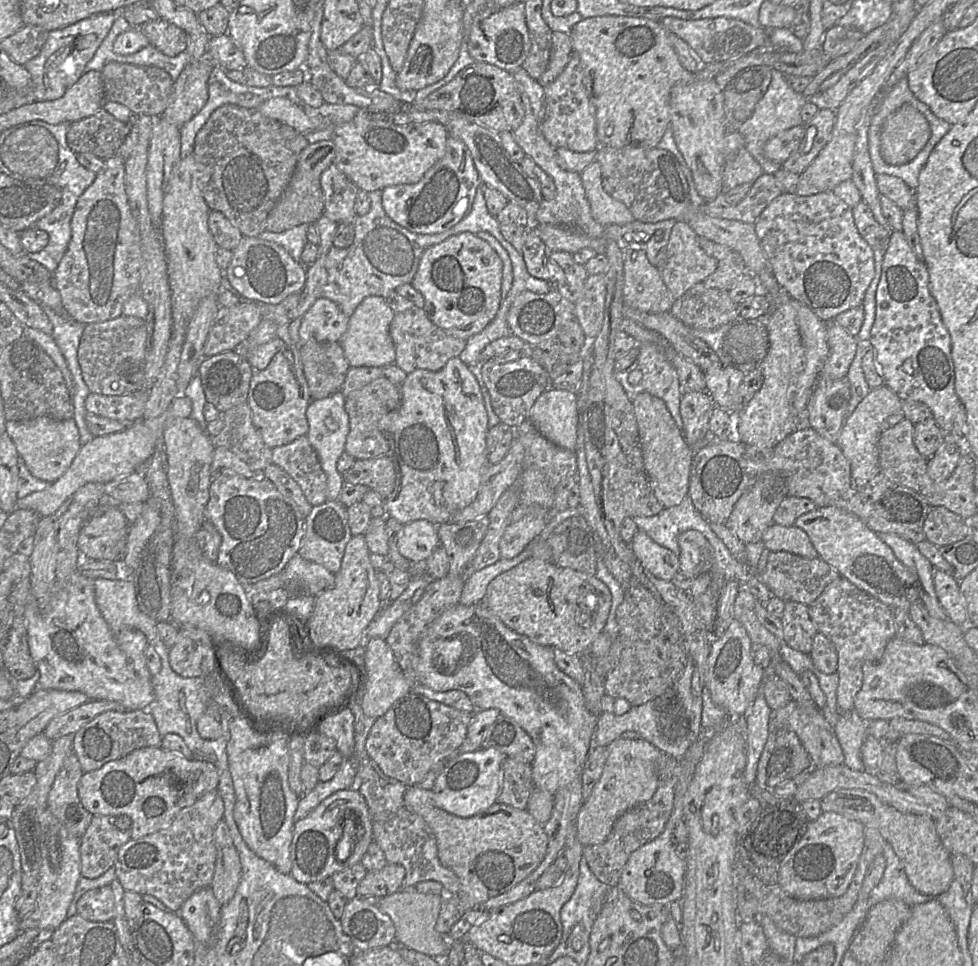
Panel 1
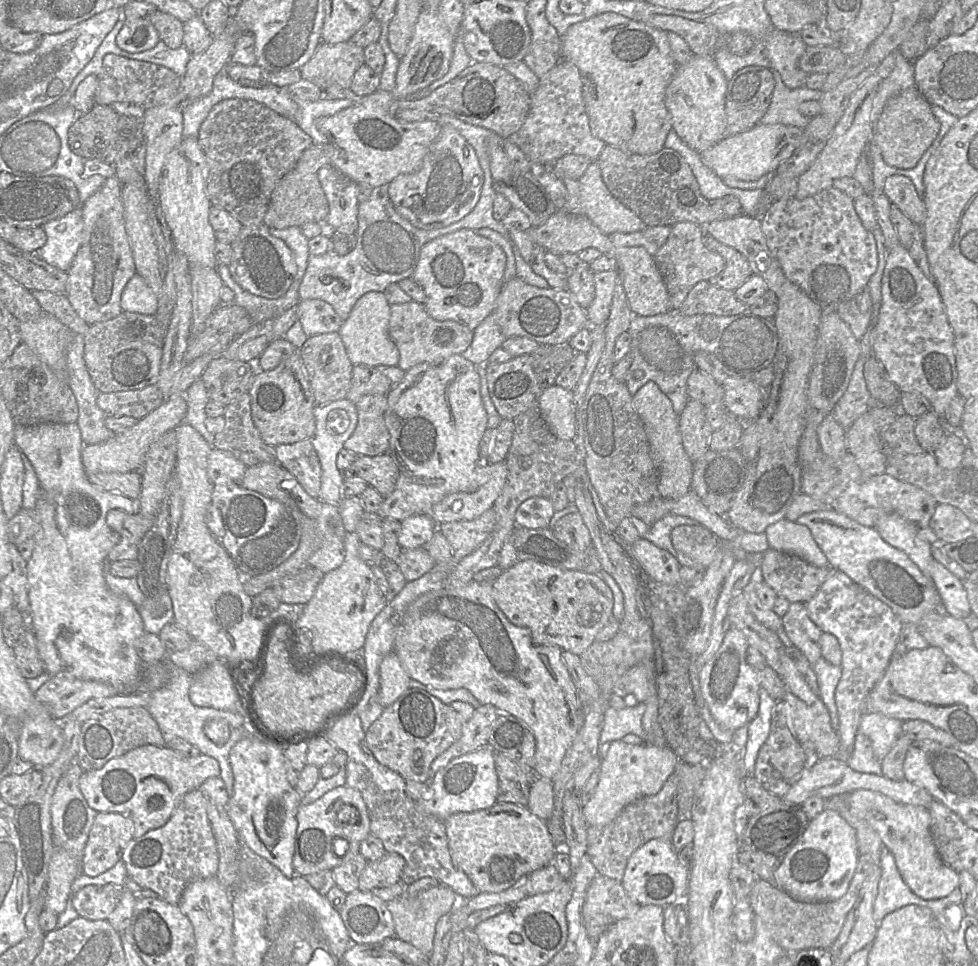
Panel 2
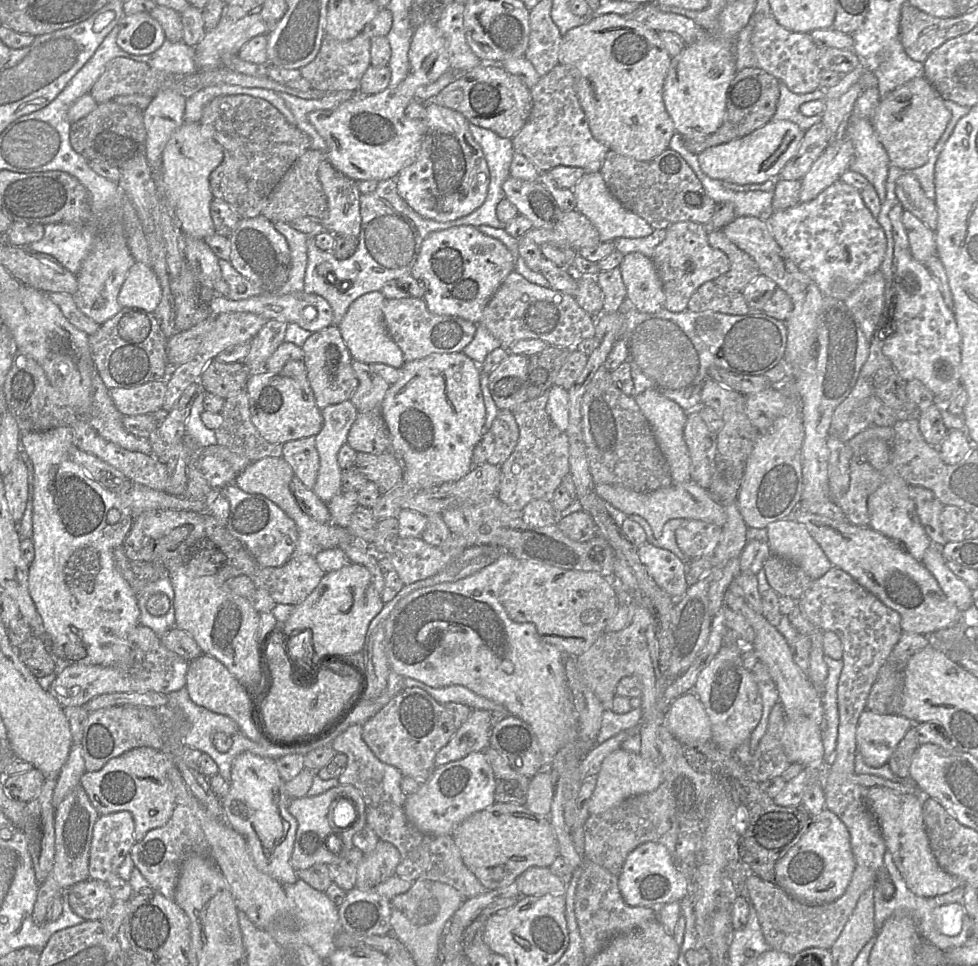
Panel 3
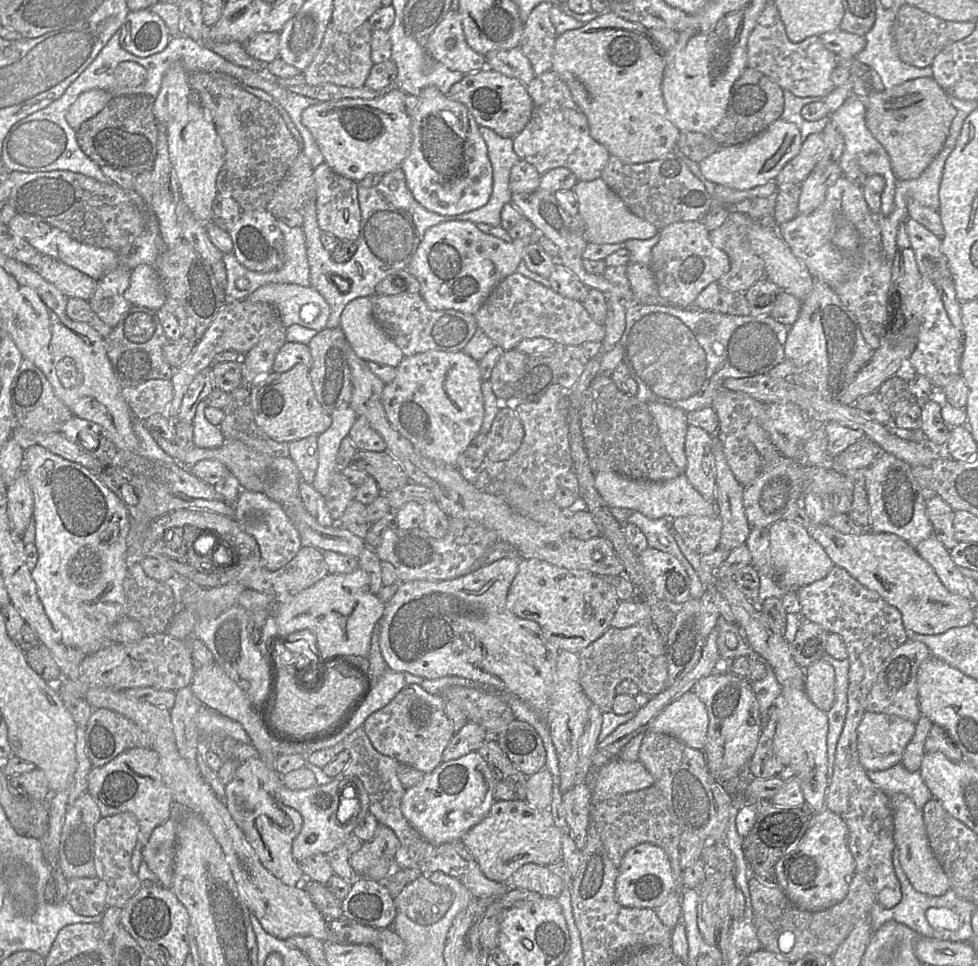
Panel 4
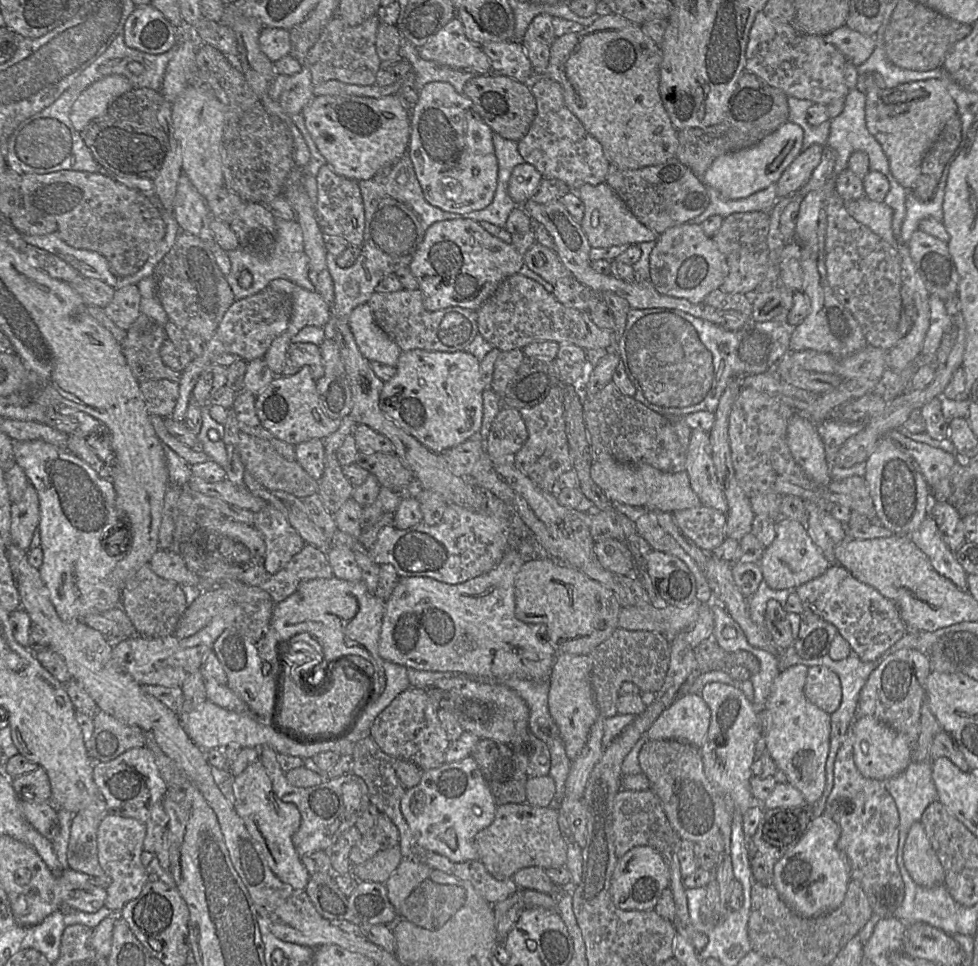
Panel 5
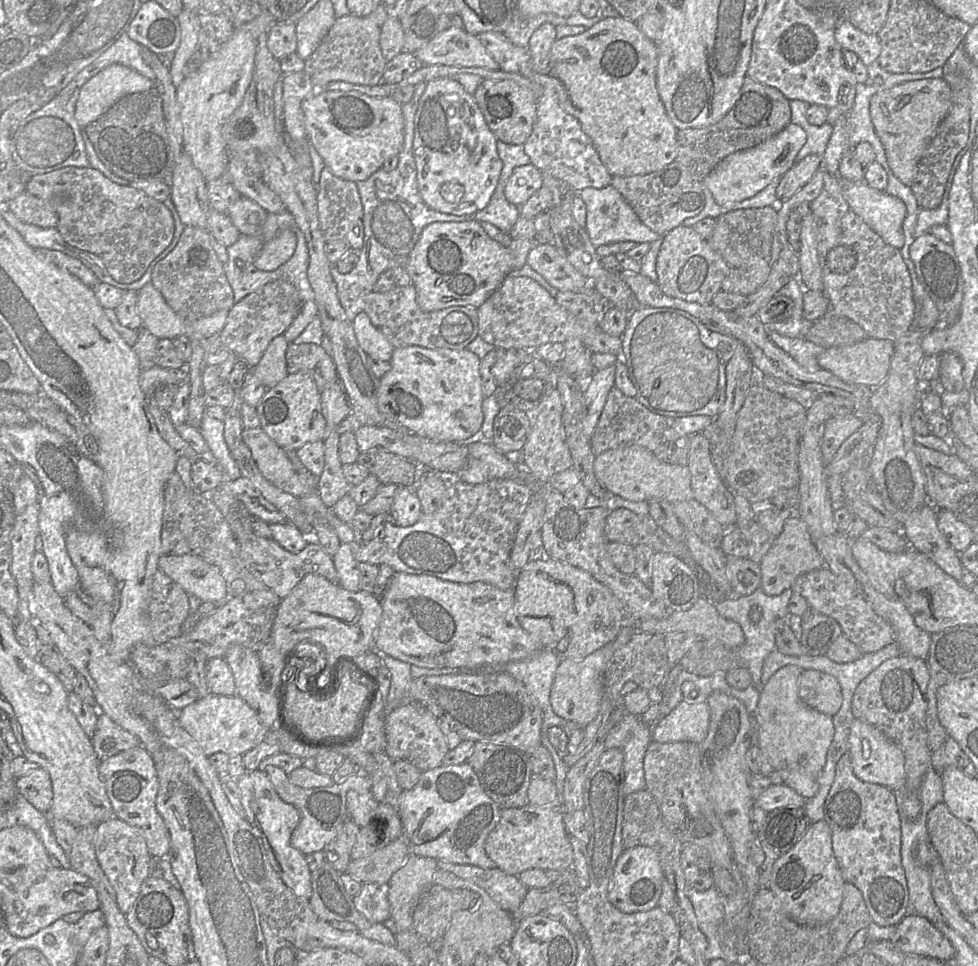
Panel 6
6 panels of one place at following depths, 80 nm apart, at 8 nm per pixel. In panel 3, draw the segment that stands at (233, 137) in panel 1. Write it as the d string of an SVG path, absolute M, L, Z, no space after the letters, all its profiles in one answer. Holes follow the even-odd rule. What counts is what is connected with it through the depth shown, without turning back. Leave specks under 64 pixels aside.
M250 95L214 98L205 106L200 123L224 153L223 161L210 175L212 194L227 202L241 219L262 214L282 177L311 147L311 138L289 124L271 103Z

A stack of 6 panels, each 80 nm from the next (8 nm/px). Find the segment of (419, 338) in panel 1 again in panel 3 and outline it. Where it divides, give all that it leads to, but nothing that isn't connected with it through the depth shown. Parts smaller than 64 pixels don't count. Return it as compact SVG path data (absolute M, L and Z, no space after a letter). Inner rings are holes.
M413 296L386 299L384 322L389 336L401 349L405 362L425 358L434 353L462 352L474 338L477 324L456 316L431 313L423 298Z

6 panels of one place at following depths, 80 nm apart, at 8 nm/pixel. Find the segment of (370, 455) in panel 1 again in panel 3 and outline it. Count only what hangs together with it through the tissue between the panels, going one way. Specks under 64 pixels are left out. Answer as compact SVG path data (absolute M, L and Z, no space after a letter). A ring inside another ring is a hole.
M381 410L359 412L347 443L356 451L381 454L391 449L391 438Z

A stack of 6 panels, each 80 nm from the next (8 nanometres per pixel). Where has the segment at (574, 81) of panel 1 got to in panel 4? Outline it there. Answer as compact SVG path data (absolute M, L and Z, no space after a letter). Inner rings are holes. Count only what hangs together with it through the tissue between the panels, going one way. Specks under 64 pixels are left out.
M549 70L536 76L527 86L527 90L533 100L533 112L527 126L513 138L513 149L518 157L534 166L541 175L549 170L564 167L573 172L578 181L601 178L610 153L591 137L587 118L573 100L566 83L555 72Z

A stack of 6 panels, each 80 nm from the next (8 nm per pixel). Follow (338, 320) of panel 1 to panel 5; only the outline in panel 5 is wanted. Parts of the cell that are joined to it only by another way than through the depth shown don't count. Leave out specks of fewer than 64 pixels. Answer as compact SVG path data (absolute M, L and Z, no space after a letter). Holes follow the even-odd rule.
M284 279L271 281L268 287L287 294L292 300L292 315L285 334L292 338L306 326L323 328L330 320L330 307L315 290L310 291Z

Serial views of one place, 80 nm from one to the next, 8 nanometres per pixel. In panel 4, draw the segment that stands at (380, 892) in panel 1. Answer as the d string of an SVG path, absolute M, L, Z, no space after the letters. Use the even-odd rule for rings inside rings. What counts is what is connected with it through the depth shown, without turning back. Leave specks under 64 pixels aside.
M379 824L371 840L363 842L361 848L351 857L351 866L356 877L365 873L382 858L395 858L400 842L389 827Z

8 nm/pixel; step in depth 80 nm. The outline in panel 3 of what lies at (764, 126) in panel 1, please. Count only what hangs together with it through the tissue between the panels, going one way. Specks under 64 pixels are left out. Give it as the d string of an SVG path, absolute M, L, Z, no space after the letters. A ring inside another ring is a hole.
M779 82L779 98L771 121L790 121L802 131L806 131L814 124L822 122L822 115L807 117L799 111L801 104L814 100L825 100L823 89L817 89L805 94L796 94L791 92L783 82Z

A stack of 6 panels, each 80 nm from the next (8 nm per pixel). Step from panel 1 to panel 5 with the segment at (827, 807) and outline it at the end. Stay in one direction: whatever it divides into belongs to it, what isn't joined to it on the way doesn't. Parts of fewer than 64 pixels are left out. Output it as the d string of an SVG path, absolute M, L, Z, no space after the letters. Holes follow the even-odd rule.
M921 821L915 822L909 829L903 861L909 875L919 886L931 888L944 884L944 869Z

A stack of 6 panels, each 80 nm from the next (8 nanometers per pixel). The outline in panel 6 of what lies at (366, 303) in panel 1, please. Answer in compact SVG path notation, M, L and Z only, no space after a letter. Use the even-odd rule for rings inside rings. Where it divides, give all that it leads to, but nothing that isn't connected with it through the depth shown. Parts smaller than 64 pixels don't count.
M362 311L354 318L353 327L357 341L365 353L377 360L390 362L394 346Z

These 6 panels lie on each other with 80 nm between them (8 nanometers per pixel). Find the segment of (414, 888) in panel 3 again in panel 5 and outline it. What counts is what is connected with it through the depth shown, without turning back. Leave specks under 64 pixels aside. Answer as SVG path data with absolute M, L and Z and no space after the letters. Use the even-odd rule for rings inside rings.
M428 878L418 885L403 902L399 910L399 917L421 928L431 931L438 930L463 906L465 899L466 893L463 888L435 883Z

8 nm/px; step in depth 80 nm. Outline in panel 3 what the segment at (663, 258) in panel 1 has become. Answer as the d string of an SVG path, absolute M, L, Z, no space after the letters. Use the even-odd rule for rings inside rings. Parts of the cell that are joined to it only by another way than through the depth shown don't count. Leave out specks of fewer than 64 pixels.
M691 221L676 222L666 228L665 238L655 247L651 259L662 282L667 310L686 310L692 294L702 284L713 281L729 270L727 256L711 247L707 237L707 226Z

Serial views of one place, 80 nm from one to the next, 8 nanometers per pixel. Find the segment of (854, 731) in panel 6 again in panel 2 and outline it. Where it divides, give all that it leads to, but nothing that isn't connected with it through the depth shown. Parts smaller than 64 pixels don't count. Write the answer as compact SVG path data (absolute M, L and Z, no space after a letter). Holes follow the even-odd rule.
M864 712L859 732L870 739L873 753L881 761L902 734L902 725L903 721L900 719L890 718L876 712Z

